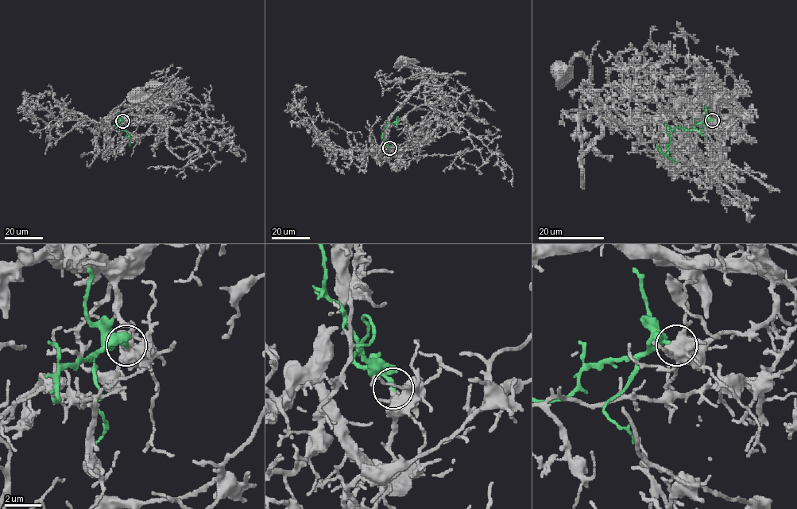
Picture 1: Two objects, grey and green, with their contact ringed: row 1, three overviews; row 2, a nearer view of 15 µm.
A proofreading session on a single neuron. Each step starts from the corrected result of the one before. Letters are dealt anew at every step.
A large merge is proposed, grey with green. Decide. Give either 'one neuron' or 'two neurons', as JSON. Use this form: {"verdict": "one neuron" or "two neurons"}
{"verdict": "two neurons"}

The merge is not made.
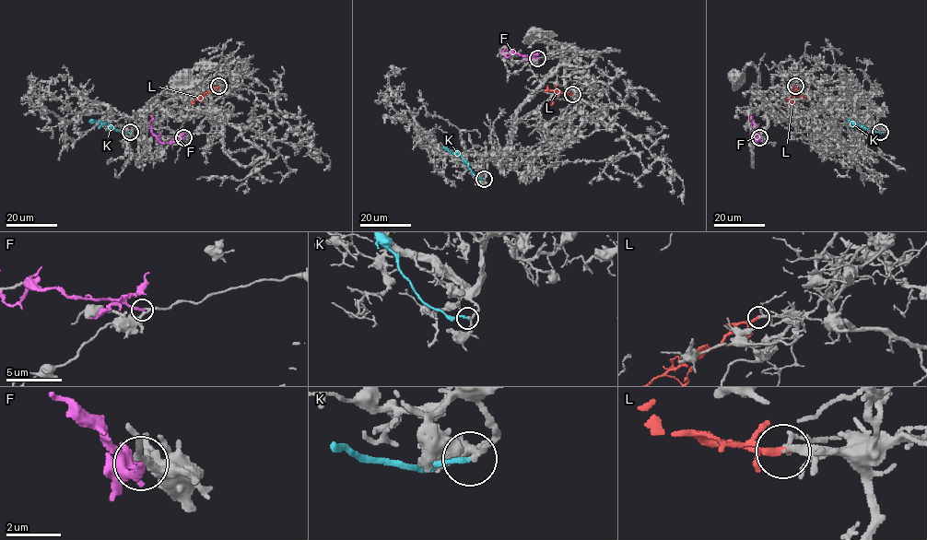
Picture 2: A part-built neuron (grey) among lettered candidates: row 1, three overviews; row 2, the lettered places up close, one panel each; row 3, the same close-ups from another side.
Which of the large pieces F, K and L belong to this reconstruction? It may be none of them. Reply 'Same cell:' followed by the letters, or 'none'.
Same cell: L

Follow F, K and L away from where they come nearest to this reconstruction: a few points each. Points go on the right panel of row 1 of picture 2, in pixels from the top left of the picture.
F: (759, 137), (755, 143), (754, 137), (757, 134), (751, 115)
K: (880, 132), (847, 120)
L: (796, 86), (793, 100), (785, 97)

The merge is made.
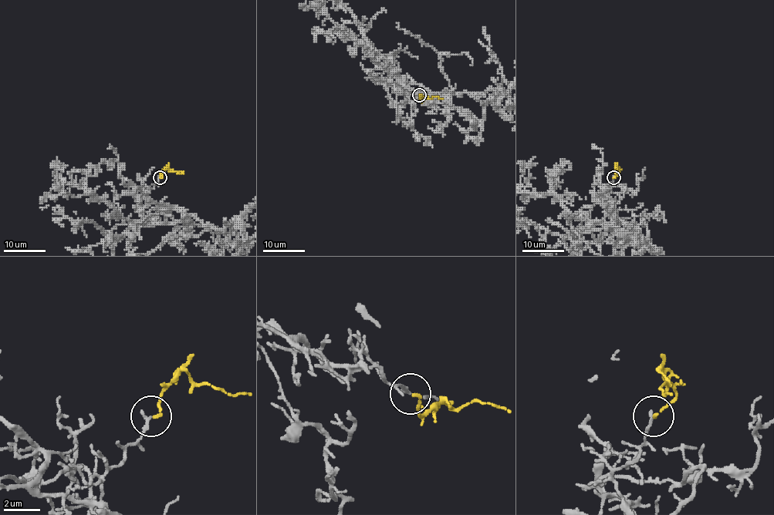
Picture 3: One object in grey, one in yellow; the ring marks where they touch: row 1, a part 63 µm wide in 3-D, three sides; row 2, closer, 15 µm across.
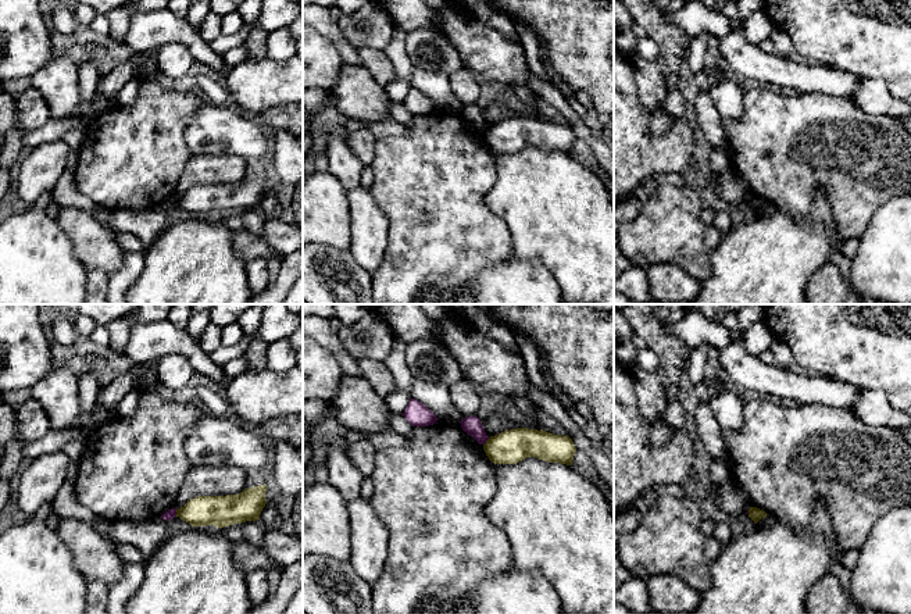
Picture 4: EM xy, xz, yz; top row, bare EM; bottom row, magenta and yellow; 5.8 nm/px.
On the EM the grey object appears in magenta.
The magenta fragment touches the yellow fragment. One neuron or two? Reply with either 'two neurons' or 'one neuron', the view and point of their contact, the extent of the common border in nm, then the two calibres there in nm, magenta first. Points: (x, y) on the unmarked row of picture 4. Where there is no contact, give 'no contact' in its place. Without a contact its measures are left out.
two neurons | xz (485, 131) | 60 nm | 100/190 nm

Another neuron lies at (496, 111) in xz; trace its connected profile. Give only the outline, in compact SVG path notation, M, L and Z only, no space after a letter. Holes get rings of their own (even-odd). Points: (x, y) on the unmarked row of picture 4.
M500 97L497 101L493 101L486 107L483 117L486 122L494 125L504 119L517 118L518 114L507 106L503 97Z

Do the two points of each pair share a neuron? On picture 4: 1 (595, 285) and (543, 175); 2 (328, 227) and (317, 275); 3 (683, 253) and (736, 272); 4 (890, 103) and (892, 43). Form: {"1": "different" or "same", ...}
{"1": "same", "2": "different", "3": "different", "4": "different"}

